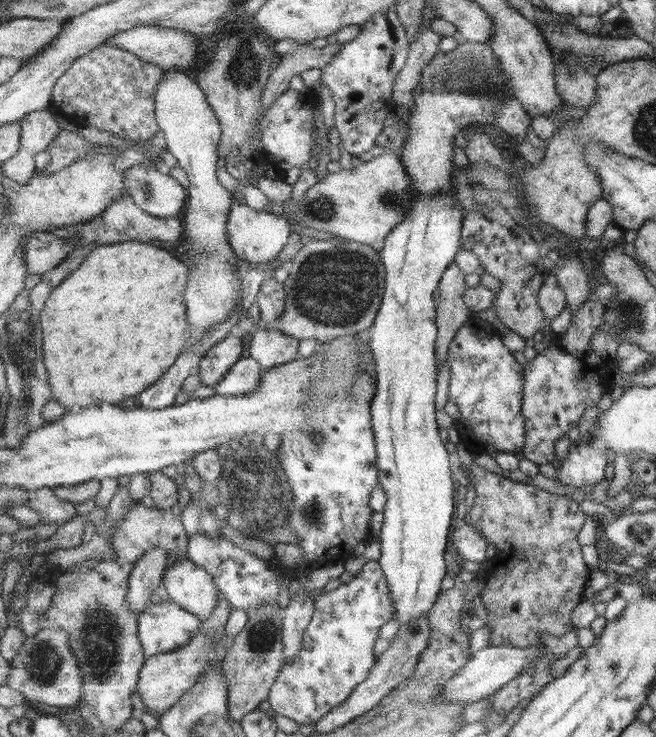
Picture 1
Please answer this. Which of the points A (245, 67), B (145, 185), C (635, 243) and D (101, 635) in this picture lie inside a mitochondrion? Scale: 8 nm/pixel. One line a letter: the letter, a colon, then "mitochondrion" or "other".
A: mitochondrion
B: mitochondrion
C: other
D: mitochondrion

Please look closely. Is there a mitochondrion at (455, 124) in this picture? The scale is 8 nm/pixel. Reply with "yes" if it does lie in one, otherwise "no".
no

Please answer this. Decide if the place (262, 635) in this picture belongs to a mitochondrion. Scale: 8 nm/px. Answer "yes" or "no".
yes

